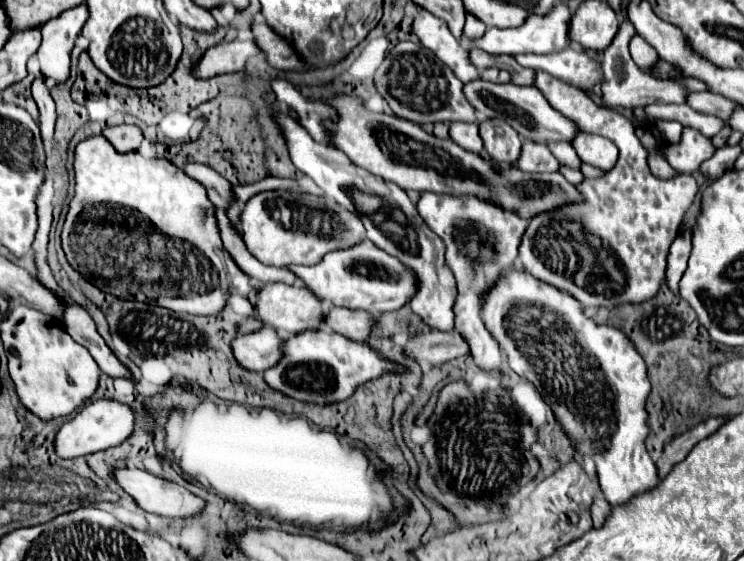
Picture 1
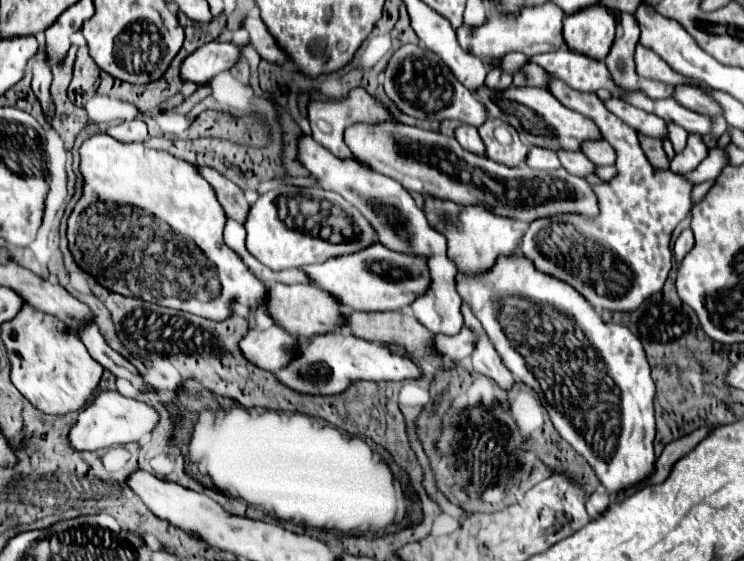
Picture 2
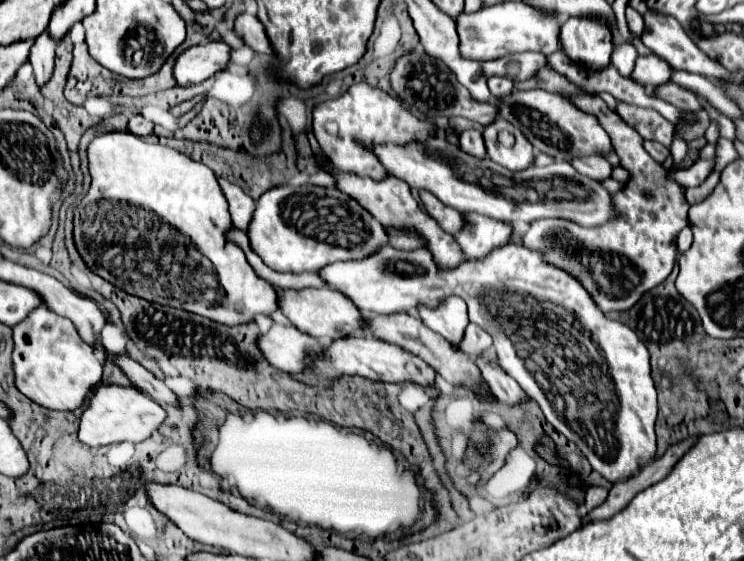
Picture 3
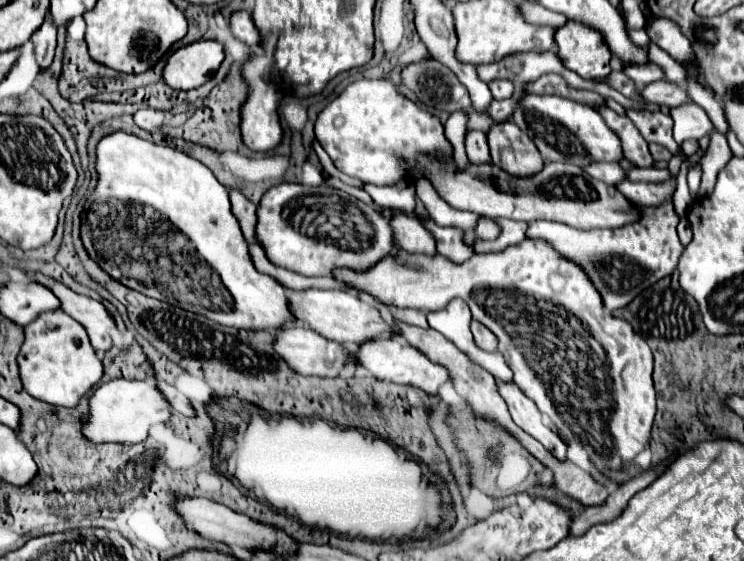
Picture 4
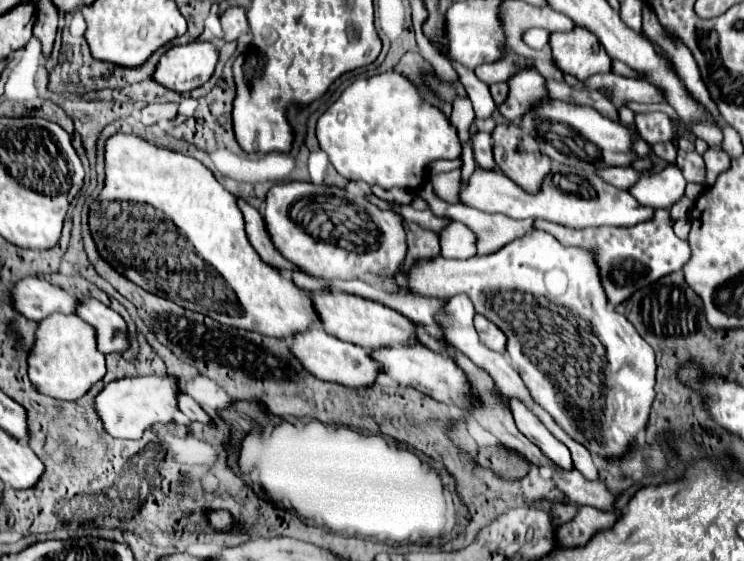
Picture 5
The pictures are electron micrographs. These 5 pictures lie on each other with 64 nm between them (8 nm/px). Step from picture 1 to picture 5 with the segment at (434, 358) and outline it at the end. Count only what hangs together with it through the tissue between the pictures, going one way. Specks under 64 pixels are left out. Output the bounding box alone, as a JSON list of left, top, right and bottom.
[474,316,504,354]

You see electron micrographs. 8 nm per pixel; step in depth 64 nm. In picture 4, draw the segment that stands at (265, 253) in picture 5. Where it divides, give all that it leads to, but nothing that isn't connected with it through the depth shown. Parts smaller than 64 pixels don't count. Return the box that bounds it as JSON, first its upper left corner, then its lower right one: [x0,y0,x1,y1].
[228,188,256,244]

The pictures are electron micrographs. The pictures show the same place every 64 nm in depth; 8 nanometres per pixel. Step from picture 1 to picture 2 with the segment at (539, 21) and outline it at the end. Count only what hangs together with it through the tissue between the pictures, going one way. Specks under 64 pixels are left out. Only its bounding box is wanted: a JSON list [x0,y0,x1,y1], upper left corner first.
[458,2,564,58]

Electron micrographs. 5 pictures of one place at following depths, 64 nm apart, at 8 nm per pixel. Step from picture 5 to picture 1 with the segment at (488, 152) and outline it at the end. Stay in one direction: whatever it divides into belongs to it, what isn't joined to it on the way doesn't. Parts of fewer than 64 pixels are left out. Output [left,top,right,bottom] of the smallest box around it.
[450,122,482,152]

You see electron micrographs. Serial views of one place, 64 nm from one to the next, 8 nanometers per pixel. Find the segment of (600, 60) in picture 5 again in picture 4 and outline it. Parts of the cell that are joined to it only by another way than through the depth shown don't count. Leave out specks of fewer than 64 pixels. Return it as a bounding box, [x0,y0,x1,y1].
[556,20,612,80]

